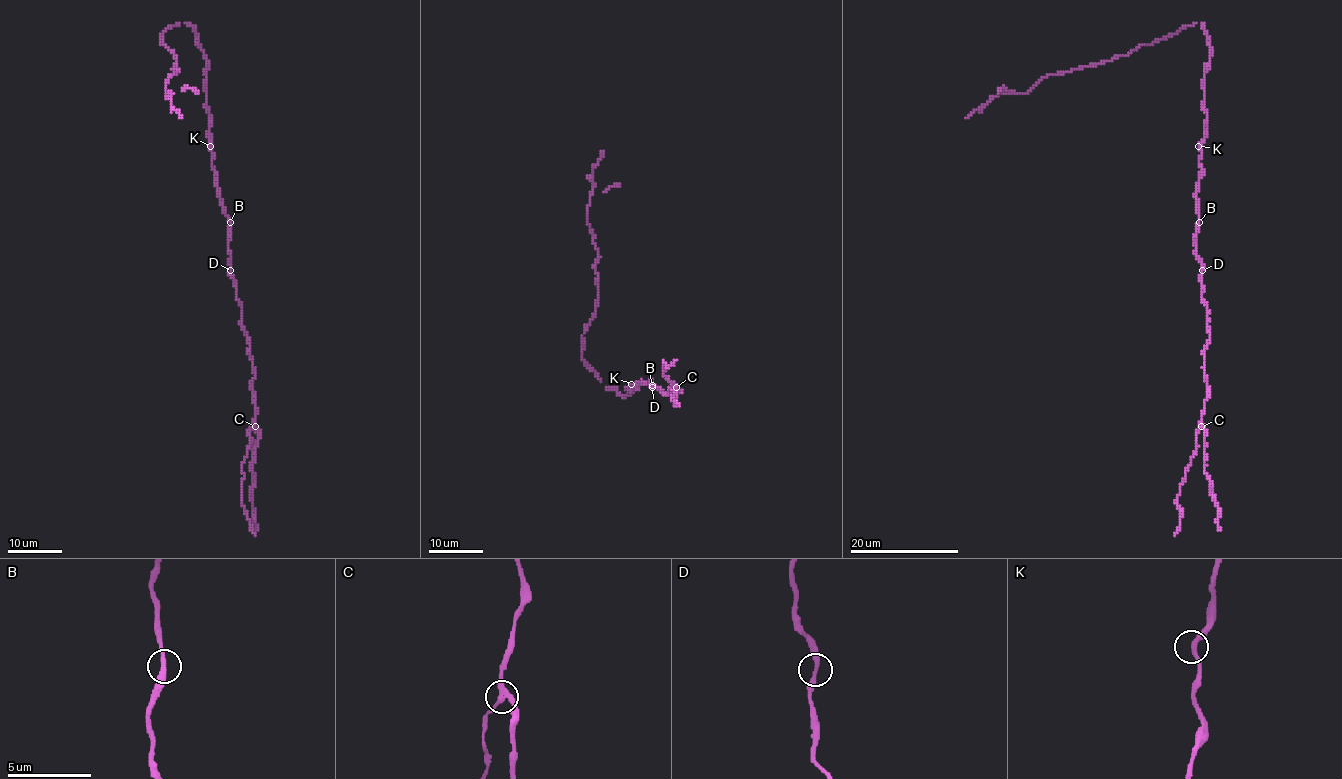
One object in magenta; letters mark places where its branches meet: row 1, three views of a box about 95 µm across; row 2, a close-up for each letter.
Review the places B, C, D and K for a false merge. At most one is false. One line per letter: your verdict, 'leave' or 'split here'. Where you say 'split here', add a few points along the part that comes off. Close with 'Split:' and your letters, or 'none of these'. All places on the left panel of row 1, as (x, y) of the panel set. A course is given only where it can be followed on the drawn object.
B: leave
C: split here; foreign part runs (254, 426), (249, 432), (252, 443), (242, 464), (241, 485), (242, 506), (250, 529), (256, 535)
D: leave
K: leave
Split: C

